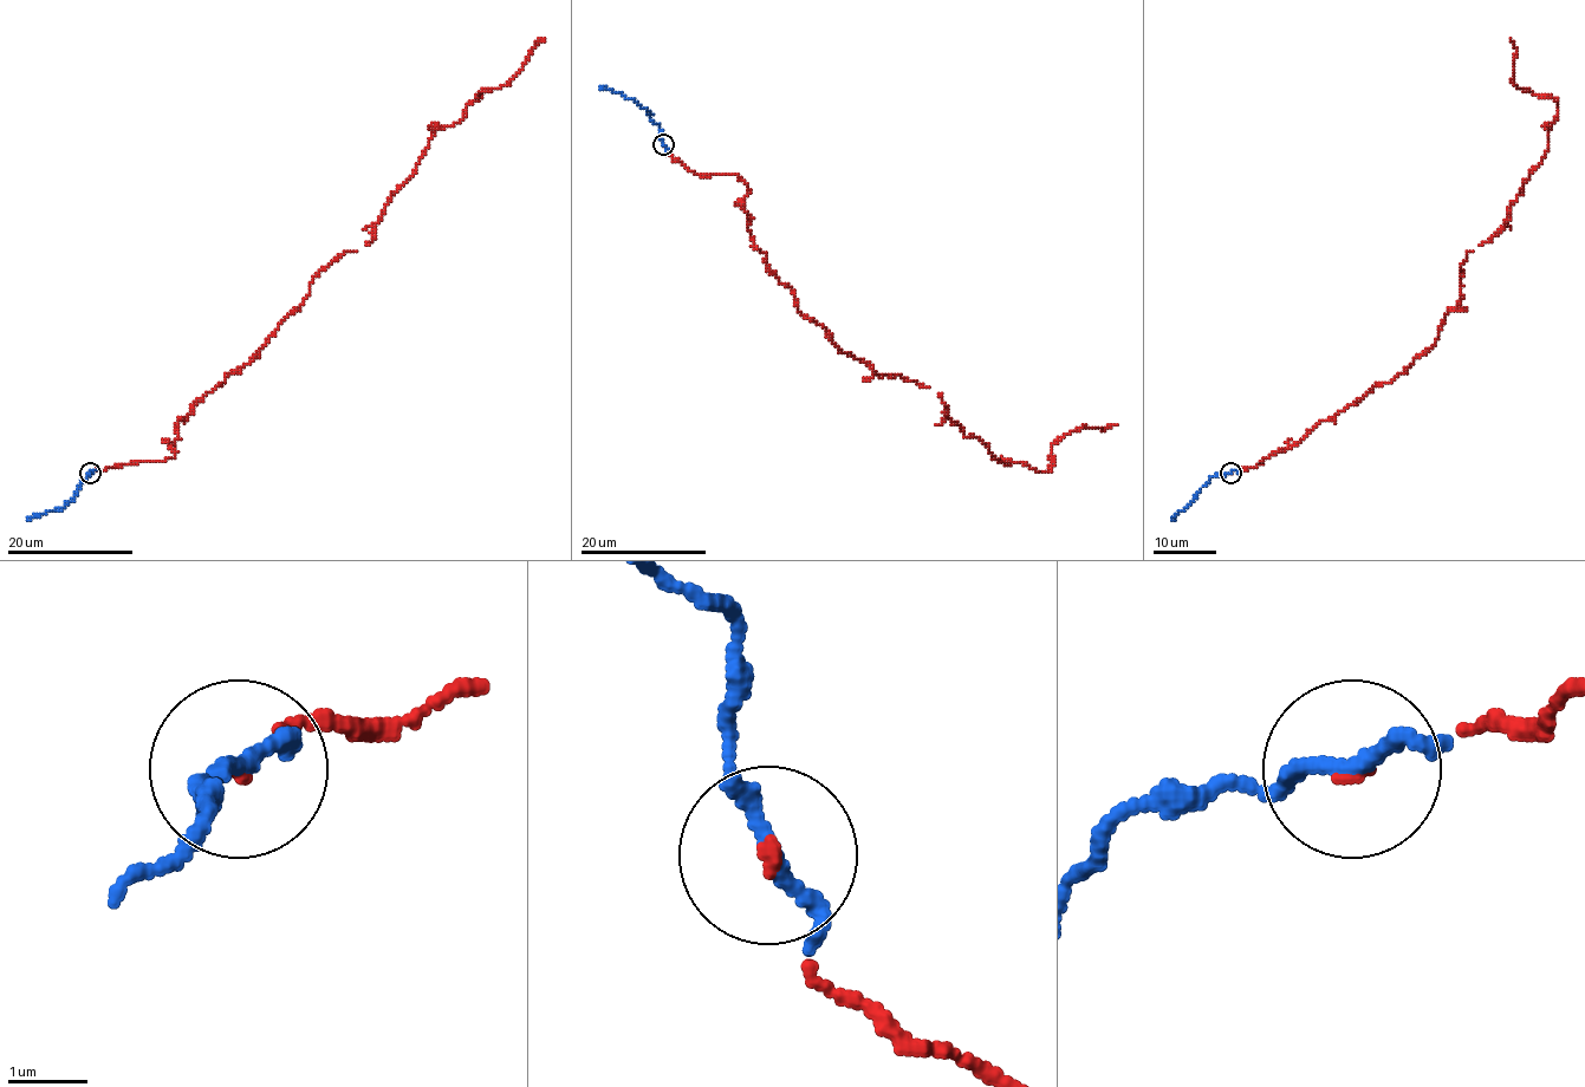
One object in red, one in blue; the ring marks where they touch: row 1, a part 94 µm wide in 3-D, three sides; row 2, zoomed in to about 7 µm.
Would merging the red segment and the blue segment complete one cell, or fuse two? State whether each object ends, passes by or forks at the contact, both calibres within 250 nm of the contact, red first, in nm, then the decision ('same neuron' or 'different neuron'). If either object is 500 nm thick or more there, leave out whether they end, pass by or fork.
red ends there; blue passes by; 80 nm thick on the red side, 200 nm on the other; same neuron

